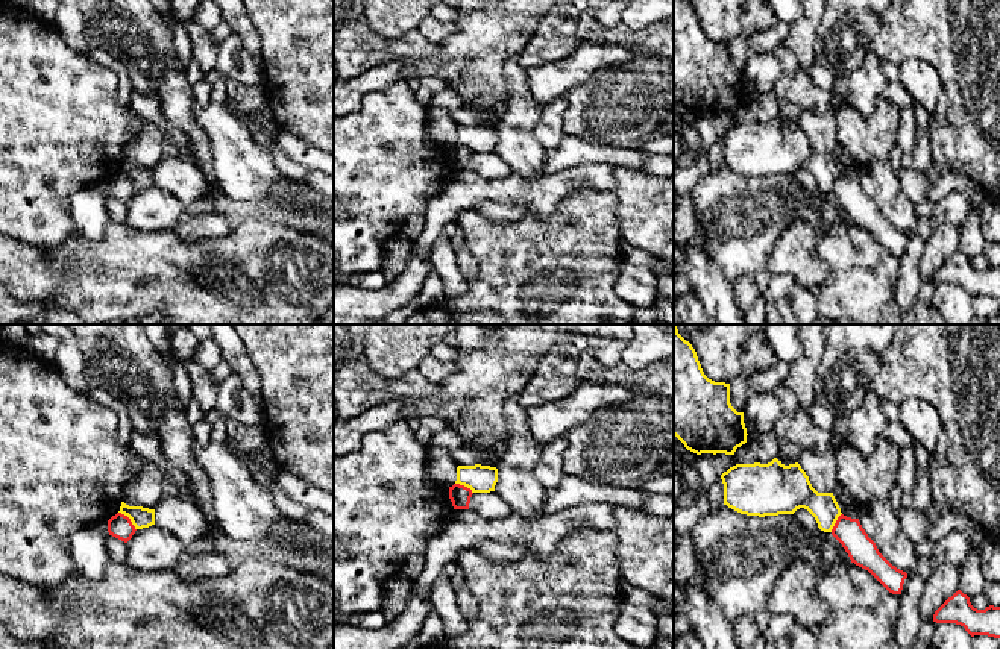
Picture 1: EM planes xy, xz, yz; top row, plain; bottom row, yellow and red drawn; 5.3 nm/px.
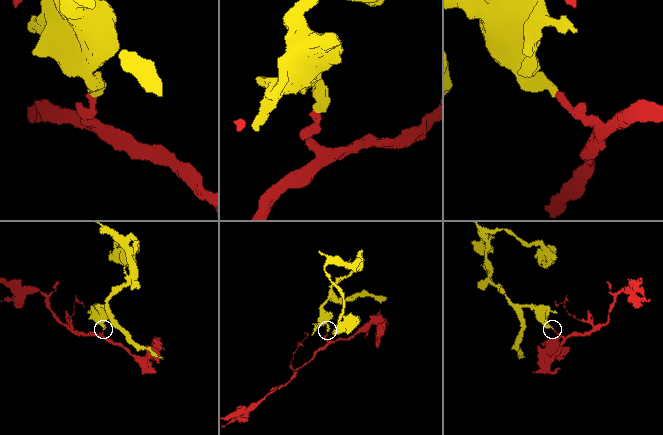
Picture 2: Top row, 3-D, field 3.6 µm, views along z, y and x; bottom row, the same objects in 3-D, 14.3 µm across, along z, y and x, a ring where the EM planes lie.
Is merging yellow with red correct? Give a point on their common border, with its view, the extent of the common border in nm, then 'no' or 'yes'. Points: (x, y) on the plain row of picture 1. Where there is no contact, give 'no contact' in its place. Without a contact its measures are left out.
xy (129, 178) | 140 nm | no

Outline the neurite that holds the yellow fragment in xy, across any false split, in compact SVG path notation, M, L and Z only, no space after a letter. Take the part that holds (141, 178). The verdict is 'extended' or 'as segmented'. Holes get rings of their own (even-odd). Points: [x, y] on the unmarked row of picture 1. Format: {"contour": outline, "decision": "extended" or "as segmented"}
{"contour": "M121 162L118 173L127 176L135 190L143 190L155 185L155 170L143 167L129 167L124 162Z", "decision": "as segmented"}

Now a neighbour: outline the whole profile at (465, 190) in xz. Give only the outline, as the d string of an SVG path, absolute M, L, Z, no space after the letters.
M583 165L542 177L522 177L511 171L504 179L486 179L470 170L454 170L445 190L425 211L423 232L413 241L413 252L431 256L432 247L448 223L457 223L464 211L478 211L487 202L524 206L527 215L548 218L558 202L583 190L612 191L613 167Z

